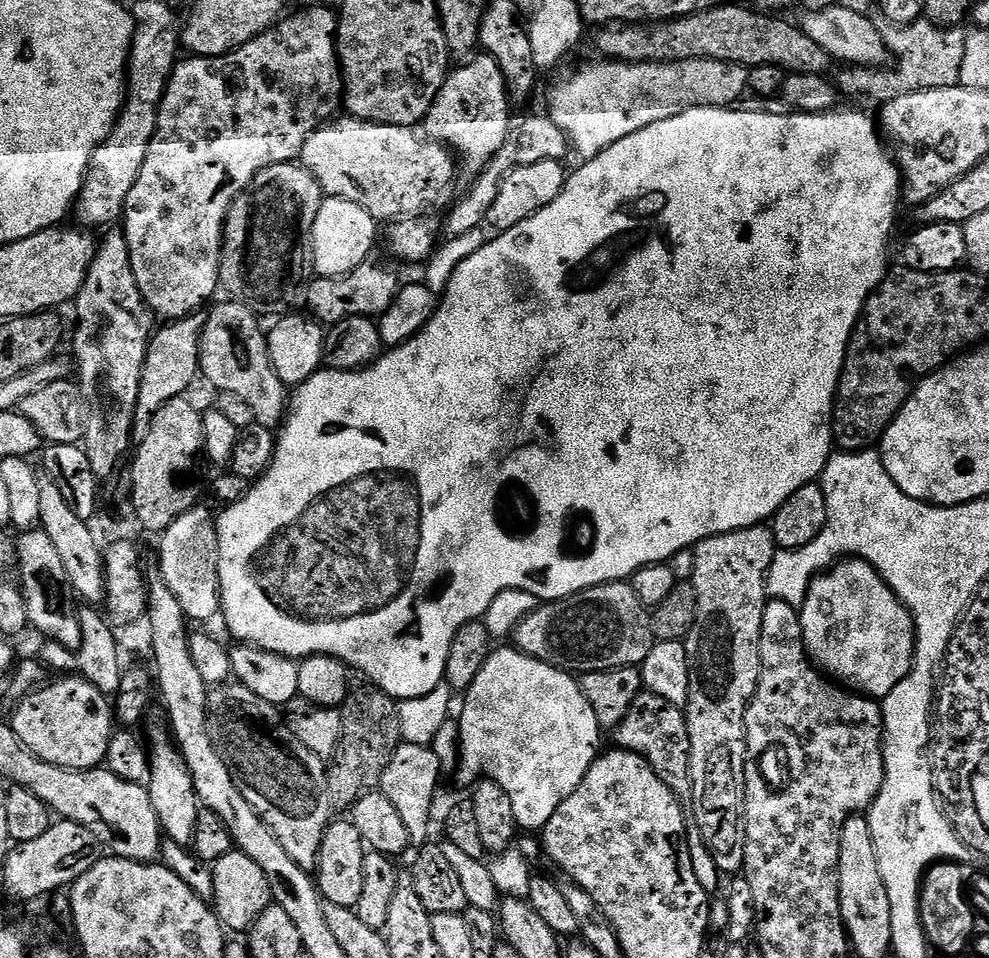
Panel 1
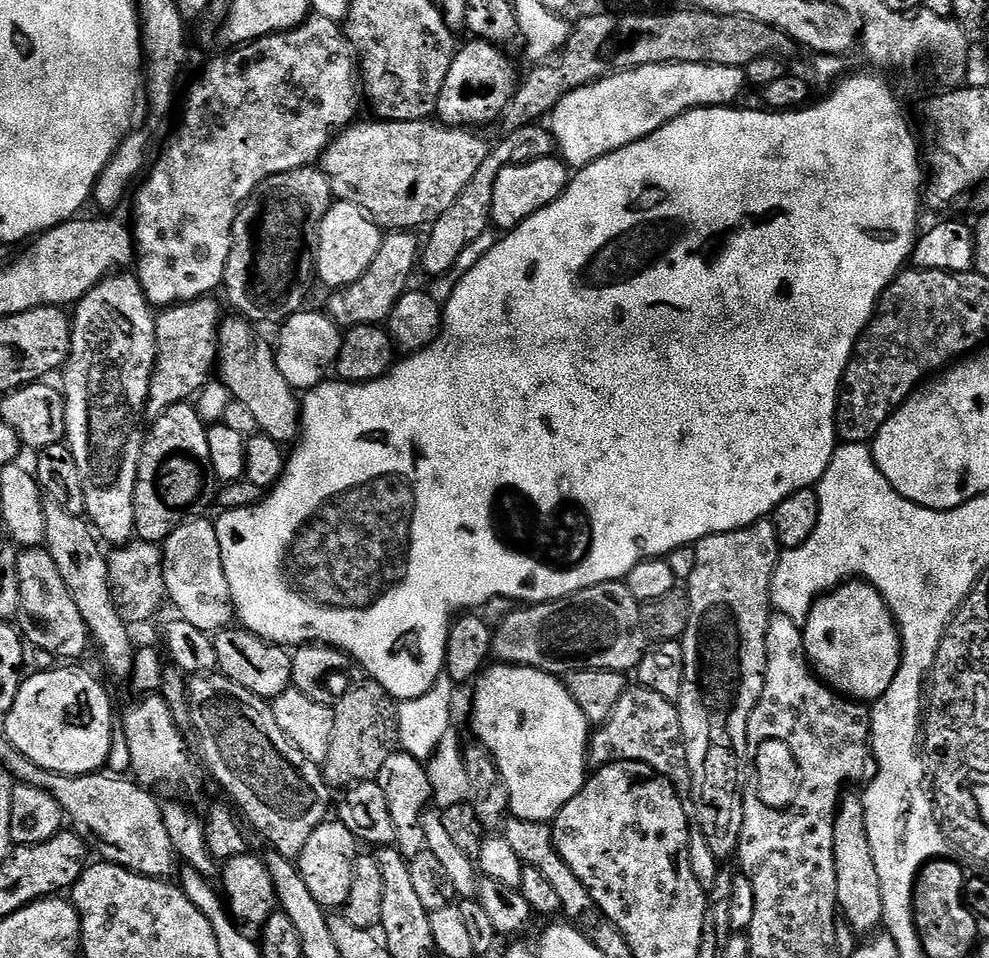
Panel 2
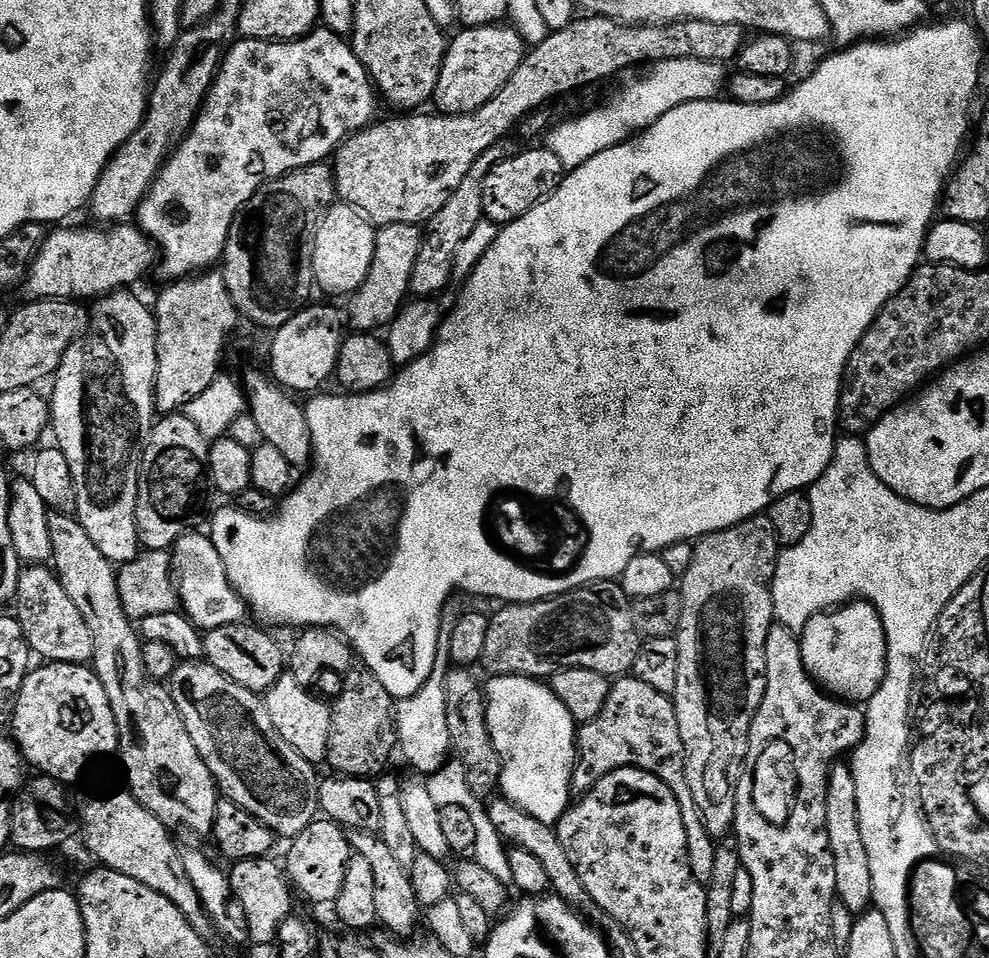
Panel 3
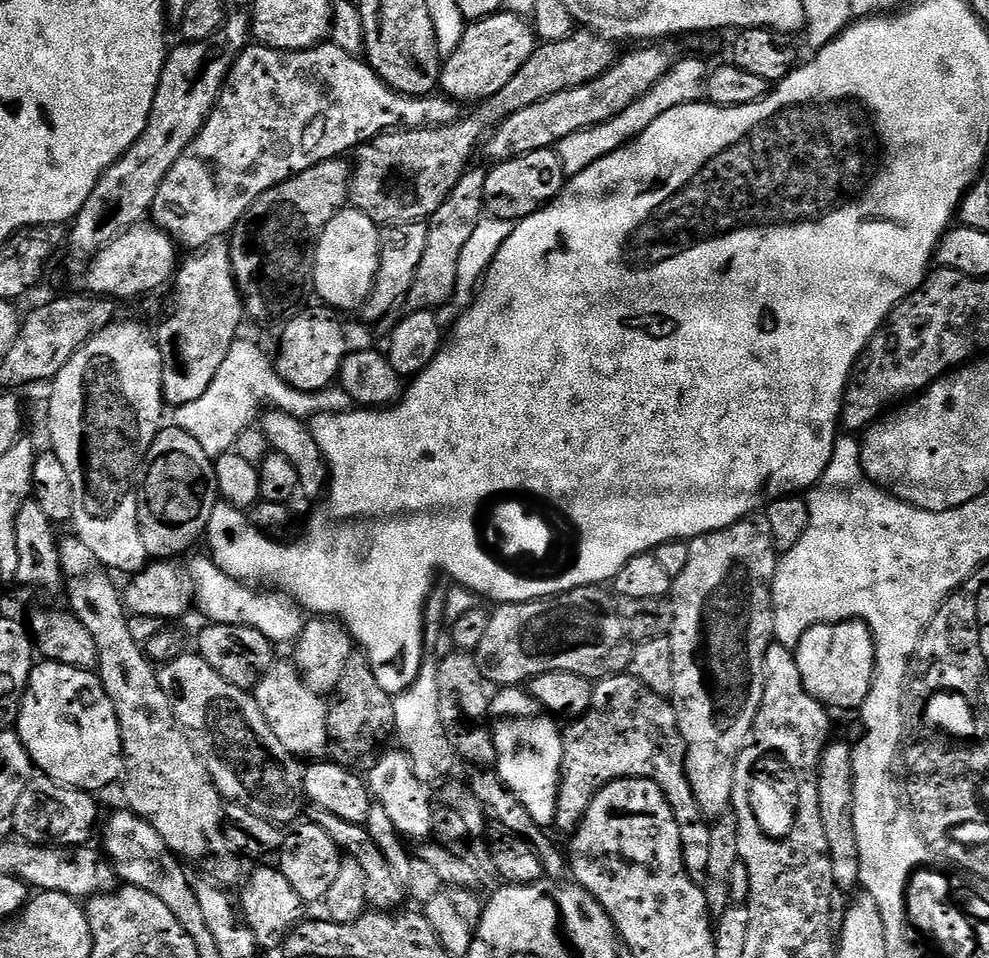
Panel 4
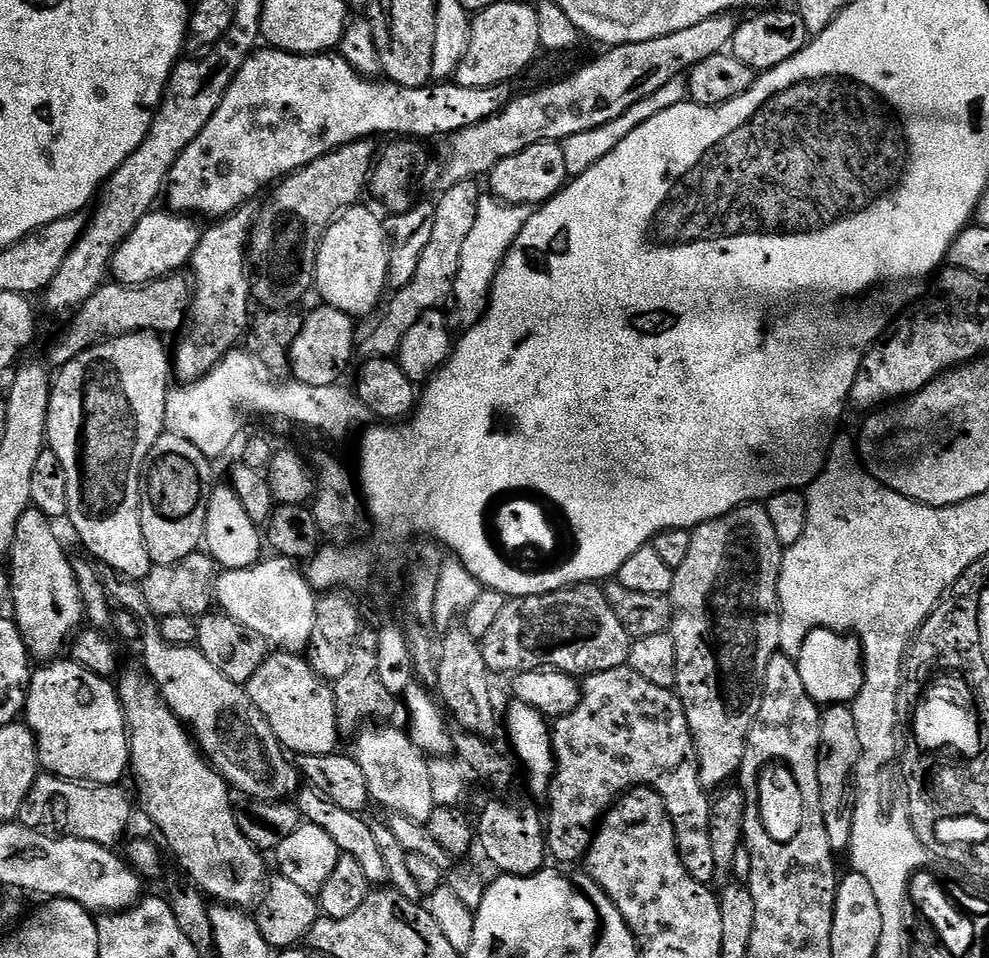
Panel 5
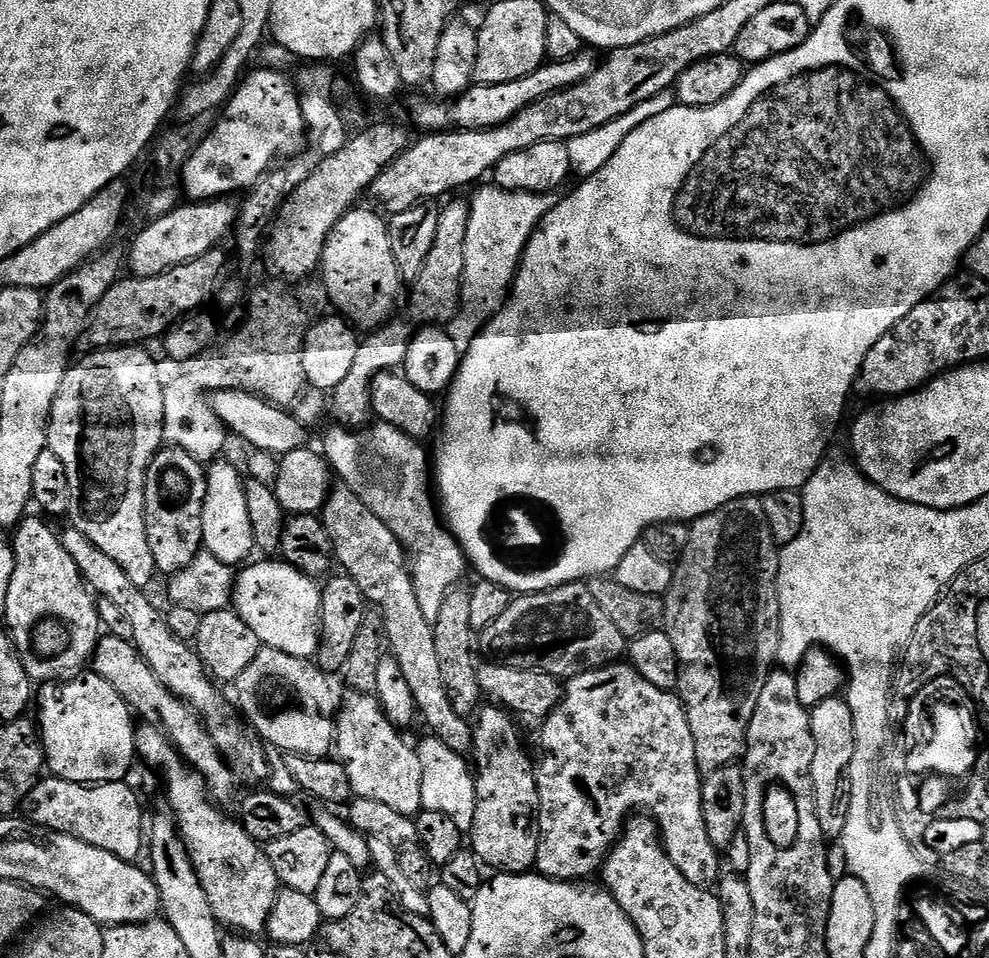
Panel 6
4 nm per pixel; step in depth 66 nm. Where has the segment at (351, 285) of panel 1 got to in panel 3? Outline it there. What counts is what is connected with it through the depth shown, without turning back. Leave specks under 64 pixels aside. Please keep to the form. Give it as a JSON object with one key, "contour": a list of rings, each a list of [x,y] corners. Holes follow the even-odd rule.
{"contour":[[[390,224],[381,227],[376,233],[376,249],[374,250],[374,262],[370,266],[370,274],[366,282],[357,292],[347,297],[348,312],[346,308],[346,320],[353,324],[355,331],[360,334],[376,334],[387,329],[392,319],[399,314],[410,296],[412,287],[412,275],[414,274],[414,262],[418,262],[418,254],[424,245],[424,232],[418,224]]]}

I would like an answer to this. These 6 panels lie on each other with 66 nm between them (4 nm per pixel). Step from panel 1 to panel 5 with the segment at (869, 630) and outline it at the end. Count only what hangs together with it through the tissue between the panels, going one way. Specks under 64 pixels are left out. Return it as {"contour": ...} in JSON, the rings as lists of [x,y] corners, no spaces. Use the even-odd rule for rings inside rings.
{"contour":[[[816,628],[802,642],[802,650],[795,656],[798,678],[814,703],[821,706],[851,705],[864,685],[864,654],[859,640],[848,634],[831,632],[829,628]]]}

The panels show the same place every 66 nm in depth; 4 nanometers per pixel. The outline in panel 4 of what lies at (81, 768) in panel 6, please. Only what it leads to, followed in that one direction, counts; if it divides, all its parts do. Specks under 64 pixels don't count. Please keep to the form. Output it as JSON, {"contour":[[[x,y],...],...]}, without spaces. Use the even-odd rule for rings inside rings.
{"contour":[[[37,663],[28,679],[14,730],[26,746],[33,765],[67,788],[100,794],[124,775],[124,747],[118,718],[95,671]]]}

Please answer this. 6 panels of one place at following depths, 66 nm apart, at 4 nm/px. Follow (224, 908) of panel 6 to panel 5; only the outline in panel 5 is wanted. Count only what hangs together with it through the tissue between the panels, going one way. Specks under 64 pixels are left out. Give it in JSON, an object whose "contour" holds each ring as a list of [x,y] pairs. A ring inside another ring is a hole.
{"contour":[[[136,668],[119,673],[118,695],[120,705],[124,708],[124,722],[128,725],[130,776],[136,779],[140,804],[144,807],[145,814],[156,823],[156,828],[160,831],[161,838],[168,843],[169,850],[176,855],[181,870],[193,880],[189,881],[209,901],[229,904],[232,908],[255,909],[266,887],[261,849],[255,848],[242,834],[242,830],[238,830],[236,808],[232,804],[233,793],[228,784],[202,755],[189,729],[169,710],[160,693],[160,687],[147,672]]]}

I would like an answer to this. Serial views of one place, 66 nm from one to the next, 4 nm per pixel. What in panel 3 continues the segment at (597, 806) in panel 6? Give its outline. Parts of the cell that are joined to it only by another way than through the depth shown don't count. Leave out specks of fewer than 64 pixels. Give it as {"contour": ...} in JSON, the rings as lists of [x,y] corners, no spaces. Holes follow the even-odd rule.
{"contour":[[[632,674],[625,675],[612,684],[610,694],[606,698],[606,706],[602,710],[602,714],[598,714],[598,718],[594,718],[589,724],[579,725],[576,733],[576,768],[572,772],[573,793],[588,792],[599,780],[606,778],[606,774],[610,774],[619,768],[641,768],[658,778],[662,778],[662,782],[666,782],[672,787],[680,803],[682,818],[686,826],[692,877],[699,884],[708,885],[714,874],[714,854],[718,844],[706,830],[702,814],[696,808],[694,794],[690,794],[690,786],[684,777],[684,747],[682,746],[682,734],[678,730],[676,705],[669,697],[663,696],[658,690],[654,690],[654,686],[646,686],[646,682],[636,679],[635,675]]]}

